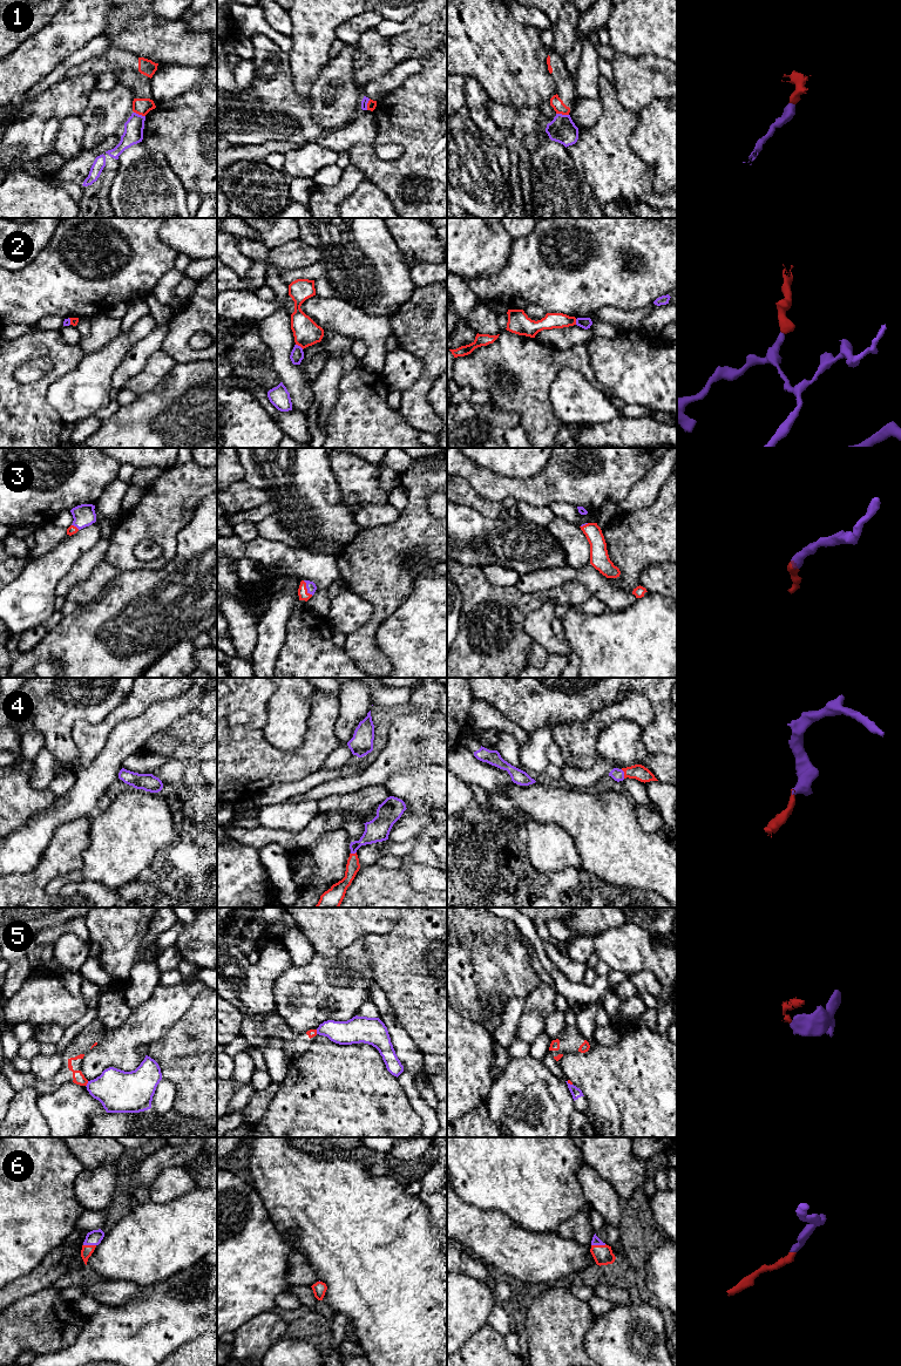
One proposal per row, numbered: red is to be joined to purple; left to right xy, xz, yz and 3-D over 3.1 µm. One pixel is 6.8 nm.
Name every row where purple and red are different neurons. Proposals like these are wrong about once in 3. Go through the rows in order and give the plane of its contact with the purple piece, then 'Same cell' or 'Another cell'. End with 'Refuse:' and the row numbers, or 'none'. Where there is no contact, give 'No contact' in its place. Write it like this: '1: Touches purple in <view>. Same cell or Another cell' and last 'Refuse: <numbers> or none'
1: Touches purple in yz. Another cell
2: Touches purple in xz. Another cell
3: Touches purple in xz. Same cell
4: Touches purple in yz. Same cell
5: Touches purple in xy. Another cell
6: Touches purple in yz. Same cell
Refuse: 1, 2, 5

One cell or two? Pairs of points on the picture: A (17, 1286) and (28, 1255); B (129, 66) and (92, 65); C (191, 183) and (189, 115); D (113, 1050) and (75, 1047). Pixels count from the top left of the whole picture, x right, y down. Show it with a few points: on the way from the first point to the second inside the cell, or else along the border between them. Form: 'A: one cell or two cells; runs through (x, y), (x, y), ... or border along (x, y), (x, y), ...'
A: two cells; border along (42, 1261), (31, 1271), (12, 1282)
B: one cell; runs through (120, 65), (101, 65)
C: one cell; runs through (191, 167), (191, 131)
D: two cells; border along (107, 1030), (92, 1048)

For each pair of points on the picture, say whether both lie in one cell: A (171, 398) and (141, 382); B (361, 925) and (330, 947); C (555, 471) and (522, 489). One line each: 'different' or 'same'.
A: different
B: same
C: same

